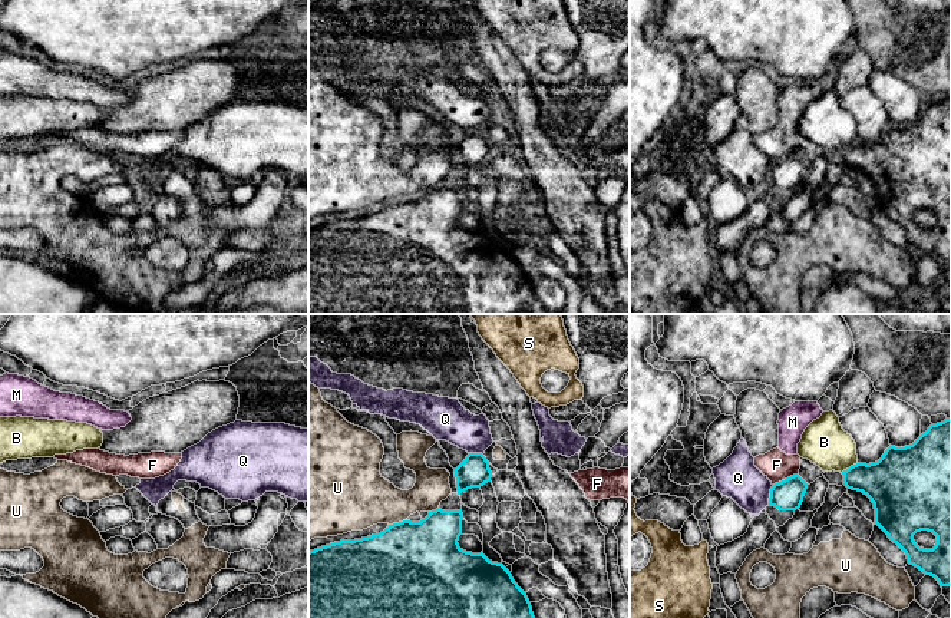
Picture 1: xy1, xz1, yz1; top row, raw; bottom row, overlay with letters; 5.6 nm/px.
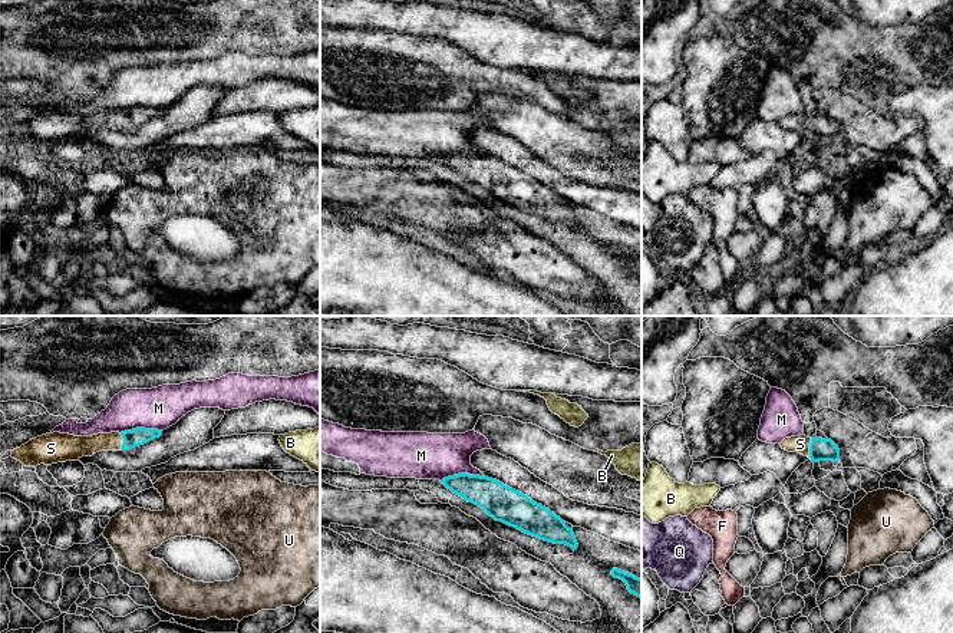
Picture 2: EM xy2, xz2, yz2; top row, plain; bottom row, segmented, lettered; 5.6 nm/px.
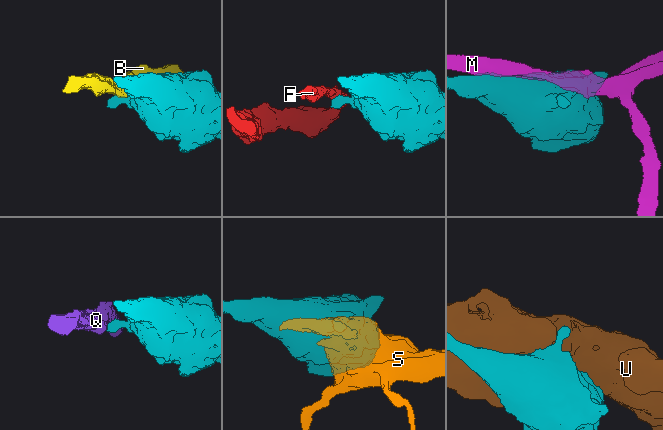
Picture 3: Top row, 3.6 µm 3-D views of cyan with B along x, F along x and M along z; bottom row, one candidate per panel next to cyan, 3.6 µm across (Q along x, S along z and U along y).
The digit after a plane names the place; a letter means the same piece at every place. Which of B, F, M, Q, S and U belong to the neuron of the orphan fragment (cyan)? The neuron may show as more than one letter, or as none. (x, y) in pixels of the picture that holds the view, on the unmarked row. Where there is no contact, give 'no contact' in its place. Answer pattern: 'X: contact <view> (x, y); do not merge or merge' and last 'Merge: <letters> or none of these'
B: contact yz1 (849, 146); do not merge
F: contact yz1 (785, 158); do not merge
M: contact xz2 (462, 152); do not merge
Q: contact yz1 (770, 174); do not merge
S: contact yz2 (810, 127); merge
U: contact xz1 (396, 202); do not merge
Merge: S

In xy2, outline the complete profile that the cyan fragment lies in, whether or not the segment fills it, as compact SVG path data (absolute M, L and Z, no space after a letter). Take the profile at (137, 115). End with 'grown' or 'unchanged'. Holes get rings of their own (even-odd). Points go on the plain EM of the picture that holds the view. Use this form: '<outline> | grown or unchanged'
M136 106L125 111L98 112L92 115L75 115L69 112L46 112L11 129L11 136L24 145L40 142L52 144L66 139L78 139L92 135L99 129L129 129L159 116L162 109Z | grown

